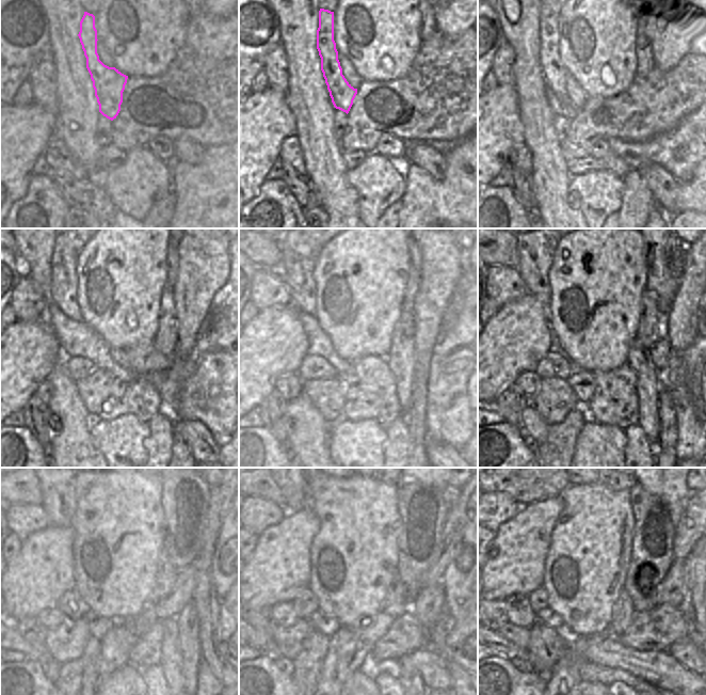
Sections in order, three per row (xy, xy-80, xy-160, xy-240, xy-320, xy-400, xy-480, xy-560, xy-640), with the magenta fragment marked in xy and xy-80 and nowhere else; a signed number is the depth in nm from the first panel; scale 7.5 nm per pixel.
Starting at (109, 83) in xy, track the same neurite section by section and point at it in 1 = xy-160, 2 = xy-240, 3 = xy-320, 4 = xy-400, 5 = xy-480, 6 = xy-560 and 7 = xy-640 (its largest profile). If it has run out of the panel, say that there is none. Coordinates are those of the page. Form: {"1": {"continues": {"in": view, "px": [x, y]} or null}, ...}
{"1": {"continues": {"in": "xy-160", "px": [555, 72]}}, "2": {"continues": {"in": "xy-240", "px": [64, 286]}}, "3": {"continues": {"in": "xy-320", "px": [299, 254]}}, "4": {"continues": {"in": "xy-400", "px": [535, 250]}}, "5": {"continues": {"in": "xy-480", "px": [58, 489]}}, "6": {"continues": {"in": "xy-560", "px": [295, 489]}}, "7": {"continues": null}}

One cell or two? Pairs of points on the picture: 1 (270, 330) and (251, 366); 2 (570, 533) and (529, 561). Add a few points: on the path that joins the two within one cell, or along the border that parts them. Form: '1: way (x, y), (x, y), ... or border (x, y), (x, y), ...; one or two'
1: way (270, 338), (270, 345), (257, 358); one
2: border (556, 522), (544, 571); two

